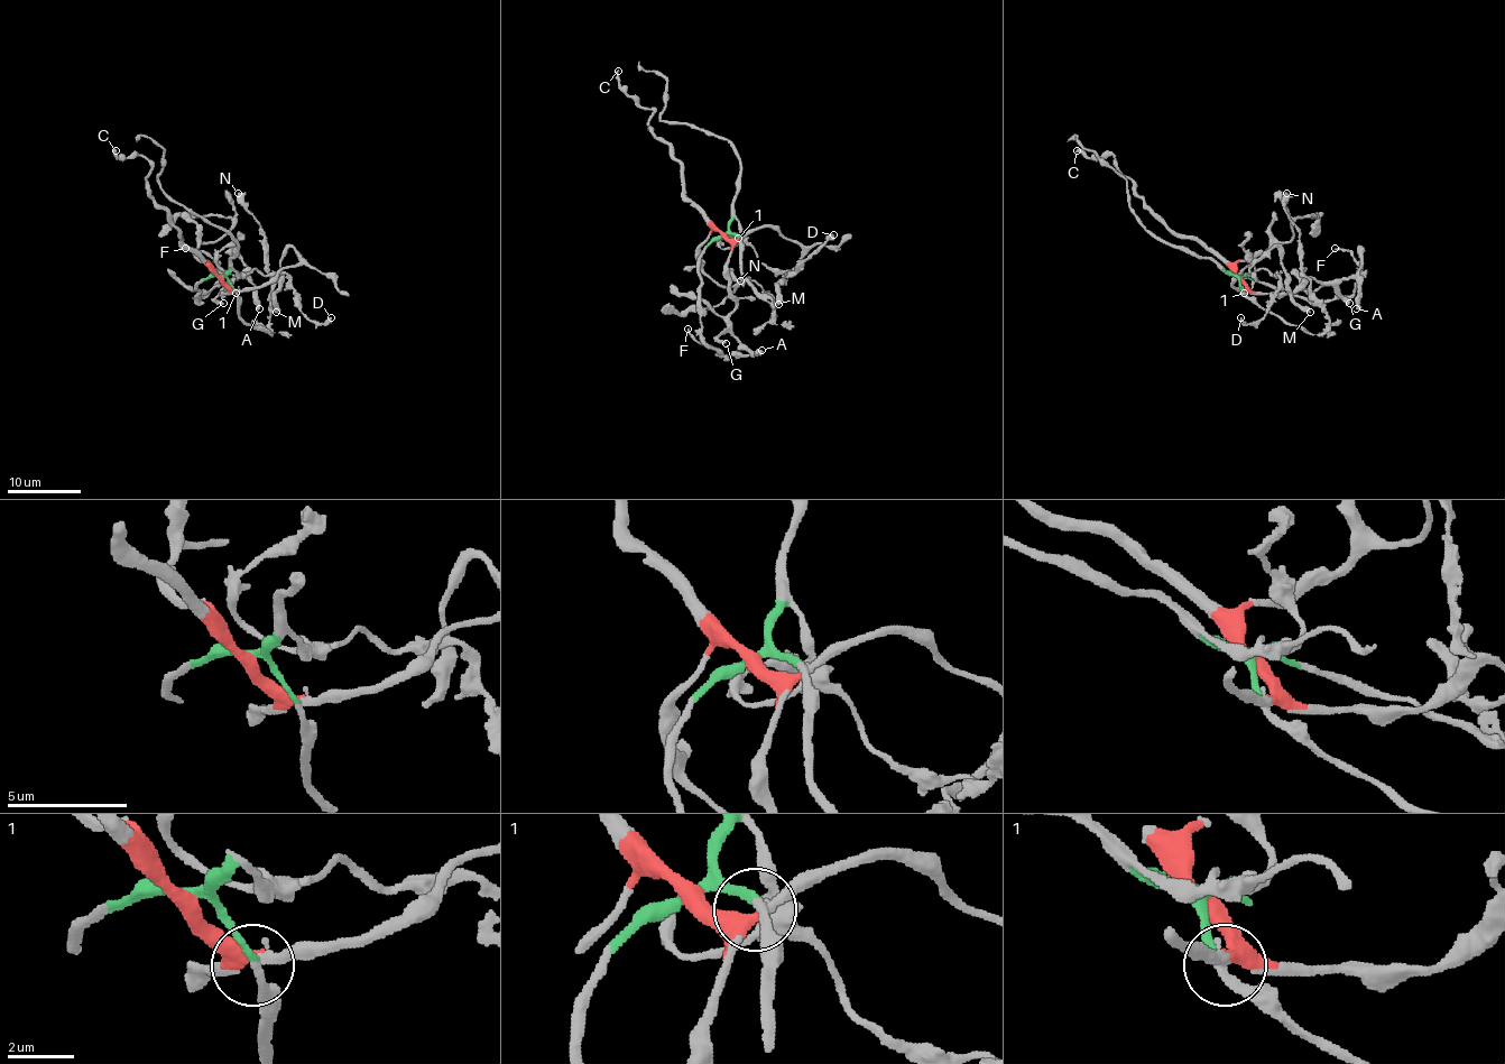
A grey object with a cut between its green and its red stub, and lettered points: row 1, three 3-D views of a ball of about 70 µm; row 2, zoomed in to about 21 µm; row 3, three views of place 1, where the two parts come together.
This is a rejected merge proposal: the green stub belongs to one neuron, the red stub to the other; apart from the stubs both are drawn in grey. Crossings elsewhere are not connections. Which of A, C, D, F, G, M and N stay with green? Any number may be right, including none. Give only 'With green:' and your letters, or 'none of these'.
With green: D, F, N

